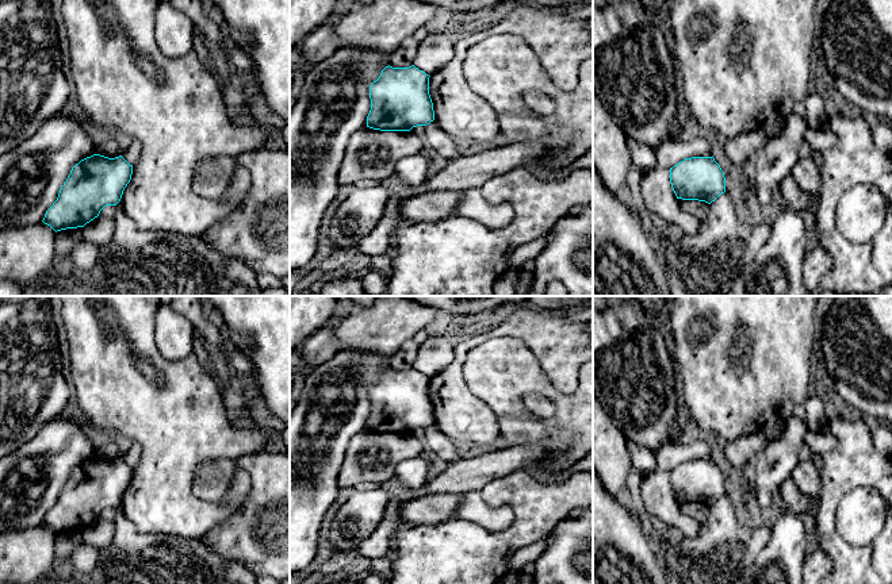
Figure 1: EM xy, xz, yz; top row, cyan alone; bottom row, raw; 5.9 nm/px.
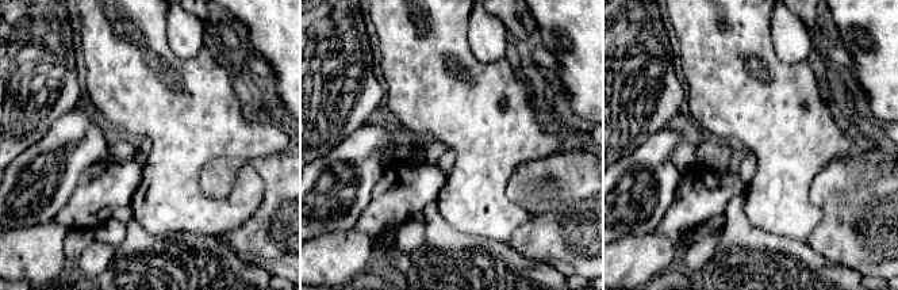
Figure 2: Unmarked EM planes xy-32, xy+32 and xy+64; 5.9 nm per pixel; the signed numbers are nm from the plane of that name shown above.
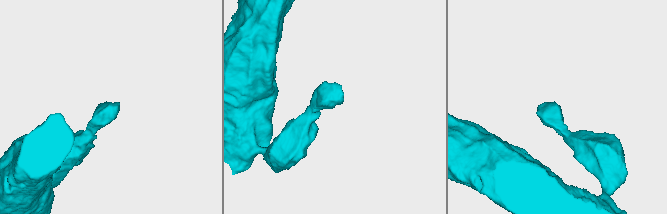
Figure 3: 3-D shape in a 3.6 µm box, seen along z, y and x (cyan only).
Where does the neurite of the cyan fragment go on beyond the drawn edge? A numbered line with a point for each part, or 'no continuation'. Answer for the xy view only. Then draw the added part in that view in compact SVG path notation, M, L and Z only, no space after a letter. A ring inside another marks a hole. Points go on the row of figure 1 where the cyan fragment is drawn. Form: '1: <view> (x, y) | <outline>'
no continuation

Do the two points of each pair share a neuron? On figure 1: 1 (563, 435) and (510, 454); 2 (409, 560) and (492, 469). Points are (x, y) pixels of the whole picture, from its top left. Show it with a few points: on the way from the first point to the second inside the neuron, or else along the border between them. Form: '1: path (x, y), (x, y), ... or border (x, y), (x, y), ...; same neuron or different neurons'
1: border (512, 445), (546, 444), (552, 452); different neurons
2: border (508, 475), (487, 481), (479, 490); different neurons

